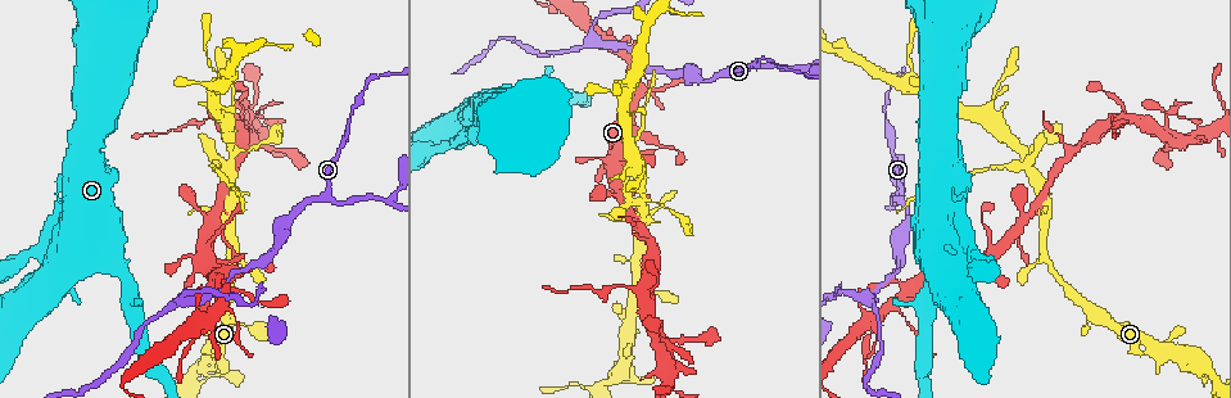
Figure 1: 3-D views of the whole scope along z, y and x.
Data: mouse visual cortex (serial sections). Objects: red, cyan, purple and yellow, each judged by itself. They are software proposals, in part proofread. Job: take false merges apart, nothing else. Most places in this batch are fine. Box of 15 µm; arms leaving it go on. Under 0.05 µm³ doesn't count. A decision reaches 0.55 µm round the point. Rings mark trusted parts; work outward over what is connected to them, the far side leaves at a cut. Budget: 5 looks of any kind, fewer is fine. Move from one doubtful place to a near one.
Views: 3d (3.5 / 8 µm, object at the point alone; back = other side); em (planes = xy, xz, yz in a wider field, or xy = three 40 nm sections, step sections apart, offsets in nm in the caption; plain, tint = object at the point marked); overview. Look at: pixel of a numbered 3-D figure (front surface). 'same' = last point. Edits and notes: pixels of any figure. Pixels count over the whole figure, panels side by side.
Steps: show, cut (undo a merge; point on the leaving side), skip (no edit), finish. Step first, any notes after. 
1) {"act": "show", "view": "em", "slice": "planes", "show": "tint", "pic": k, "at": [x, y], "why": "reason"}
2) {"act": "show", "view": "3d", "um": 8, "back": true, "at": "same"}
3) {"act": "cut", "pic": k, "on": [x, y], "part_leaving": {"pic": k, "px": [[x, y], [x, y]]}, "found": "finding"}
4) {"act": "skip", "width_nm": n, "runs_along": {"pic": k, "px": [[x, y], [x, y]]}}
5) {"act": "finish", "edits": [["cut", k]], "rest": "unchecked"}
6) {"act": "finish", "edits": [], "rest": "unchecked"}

{"act": "show", "view": "3d", "um": 3.5, "pic": 1, "at": [626, 177], "why": "sudden change in width"}

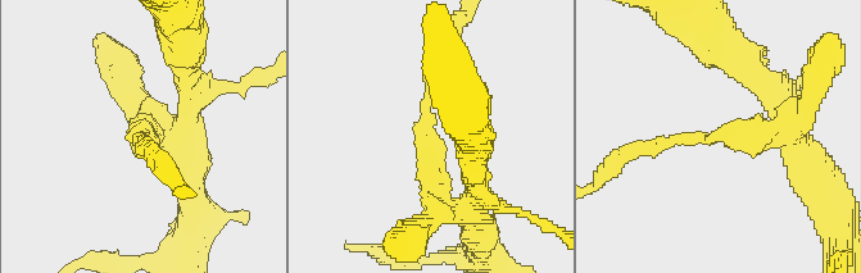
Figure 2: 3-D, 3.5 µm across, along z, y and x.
{"act": "cut", "pic": 2, "on": [646, 150], "arm_widths_nm": [200, 250], "found": "a second cell is stuck on"}

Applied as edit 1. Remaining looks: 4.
{"act": "show", "view": "overview", "why": "see it whole again"}

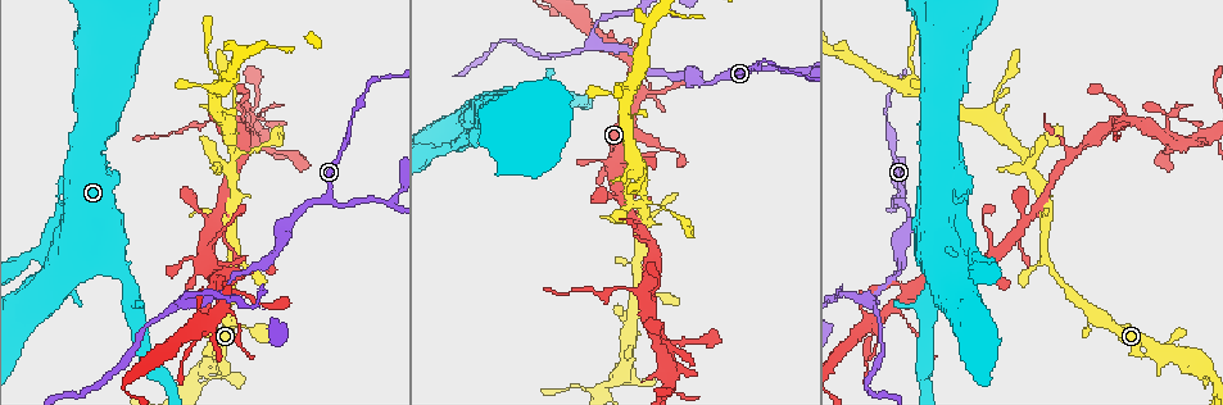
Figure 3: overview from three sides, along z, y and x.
{"act": "show", "view": "3d", "um": 3.5, "pic": 3, "at": [894, 200], "why": "two arms in line, one across"}

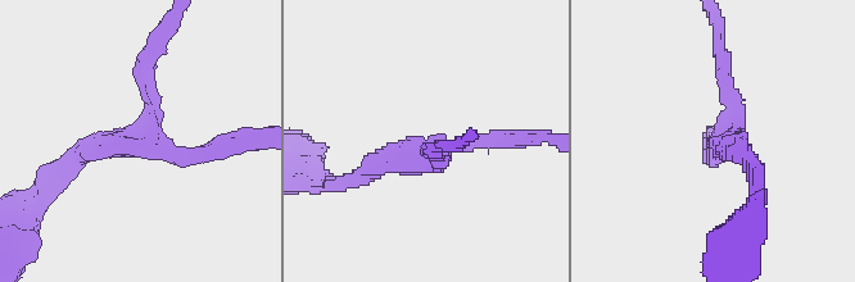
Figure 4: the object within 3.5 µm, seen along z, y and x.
{"act": "show", "view": "em", "slice": "xy", "step": 5, "show": "tint", "pic": 4, "at": [161, 147], "arms": 3, "arm_widths_nm": [150, 200, 300], "why": "need the tissue"}

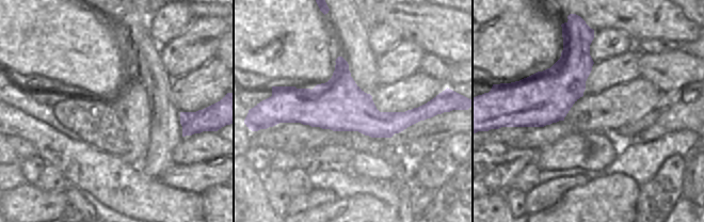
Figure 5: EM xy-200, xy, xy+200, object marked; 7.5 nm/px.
{"act": "skip", "width_nm": 400, "runs_along": {"pic": 4, "px": [[148, 72], [159, 148], [239, 144]]}, "found": "all the same cell"}

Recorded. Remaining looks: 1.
{"act": "finish", "edits": [["cut", 2]], "rest": "unchecked"}

